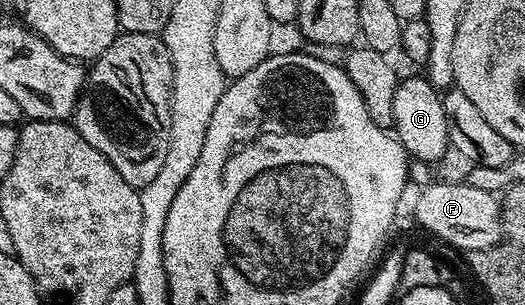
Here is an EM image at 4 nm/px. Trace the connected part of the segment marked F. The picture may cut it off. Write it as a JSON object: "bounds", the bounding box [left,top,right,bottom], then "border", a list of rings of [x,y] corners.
{"bounds":[414,181,502,253],"border":[[[465,181],[434,183],[424,188],[414,203],[414,215],[424,230],[466,253],[490,248],[502,237],[501,204],[497,196],[491,191],[476,189]]]}

